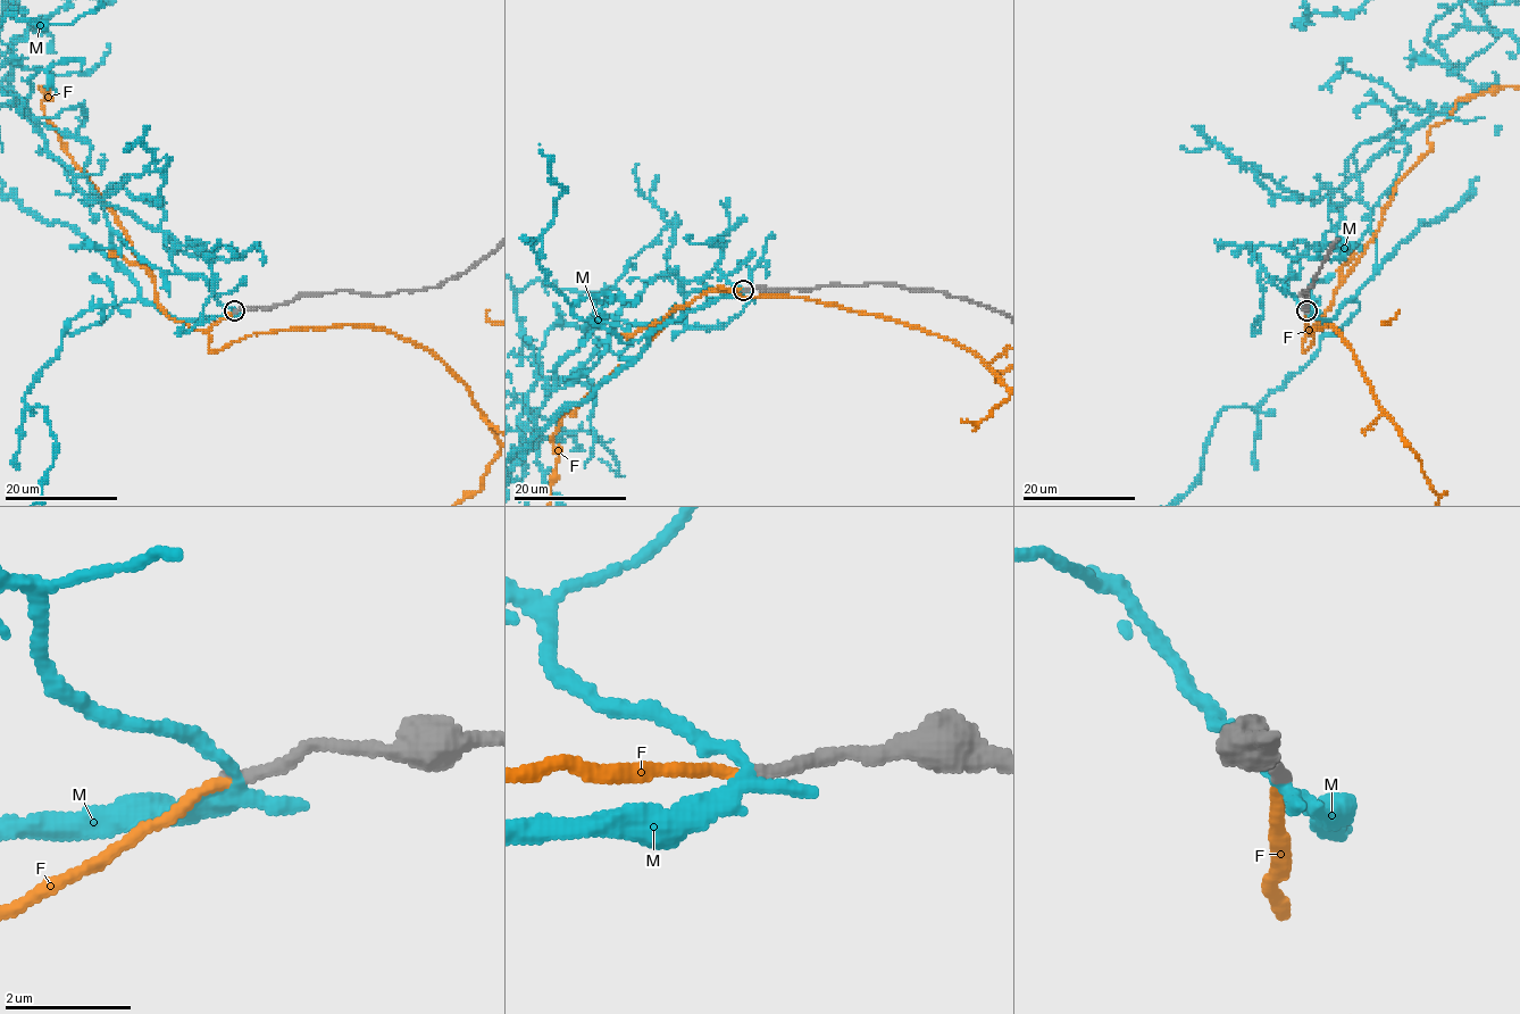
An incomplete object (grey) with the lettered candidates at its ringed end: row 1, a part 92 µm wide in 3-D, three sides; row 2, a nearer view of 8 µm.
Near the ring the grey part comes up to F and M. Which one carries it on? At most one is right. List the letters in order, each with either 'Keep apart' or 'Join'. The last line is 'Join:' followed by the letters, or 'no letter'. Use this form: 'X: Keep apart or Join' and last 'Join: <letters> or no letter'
F: Join
M: Keep apart
Join: F

